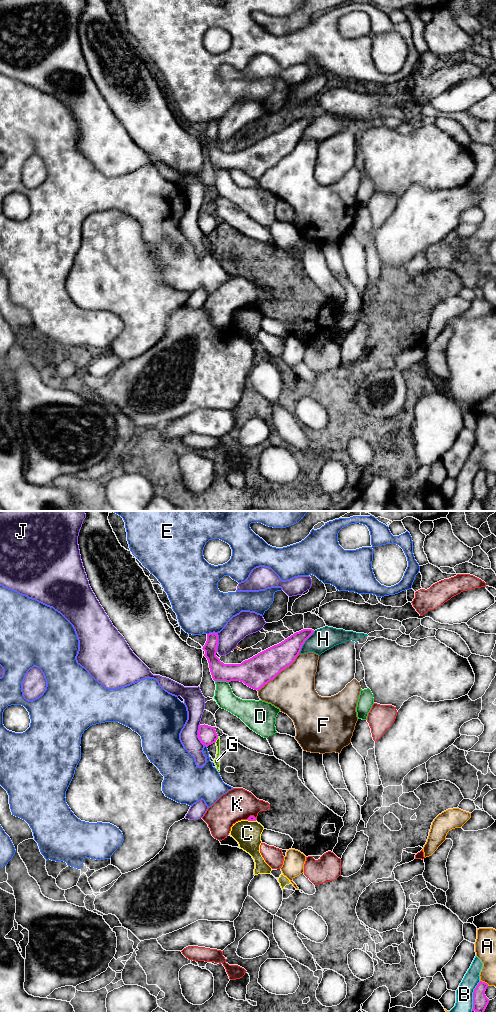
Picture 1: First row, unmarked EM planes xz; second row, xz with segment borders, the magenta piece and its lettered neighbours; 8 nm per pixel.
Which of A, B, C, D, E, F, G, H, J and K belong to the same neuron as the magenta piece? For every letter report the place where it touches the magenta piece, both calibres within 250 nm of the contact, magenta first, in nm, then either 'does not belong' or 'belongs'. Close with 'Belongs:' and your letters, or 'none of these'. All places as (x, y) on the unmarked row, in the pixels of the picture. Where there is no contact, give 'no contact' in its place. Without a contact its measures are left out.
A: contact xz (484, 470); calibres 120 and 160 nm; does not belong
B: contact xz (473, 484); calibres 120 and 180 nm; does not belong
C: contact xz (251, 308); calibres 50 and 200 nm; does not belong
D: contact xz (222, 168); calibres 220 and 150 nm; does not belong
E: contact xz (211, 121); calibres 110 and 400 nm; does not belong
F: contact xz (278, 161); calibres 240 and 360 nm; does not belong
G: contact xz (216, 227); calibres 150 and 50 nm; does not belong
H: contact xz (304, 130); calibres 200 and 190 nm; does not belong
J: contact xz (198, 223); calibres 150 and 150 nm; does not belong
K: contact xz (251, 304); calibres 50 and 260 nm; does not belong
Belongs: none of these

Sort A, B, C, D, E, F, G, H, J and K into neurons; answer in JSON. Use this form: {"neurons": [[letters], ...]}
{"neurons": [["A"], ["B"], ["C", "G"], ["D"], ["E"], ["F"], ["H"], ["J"], ["K"]]}

